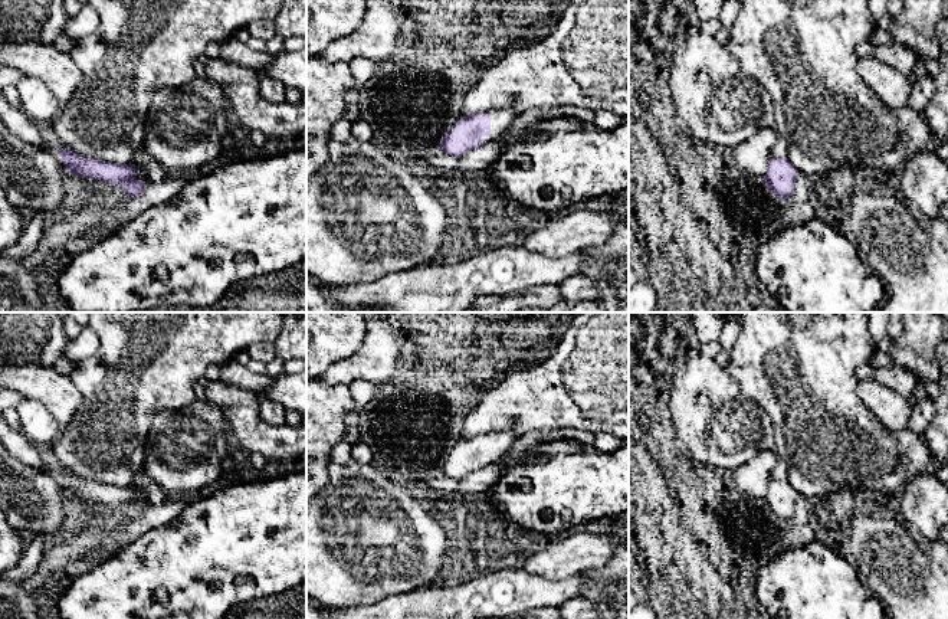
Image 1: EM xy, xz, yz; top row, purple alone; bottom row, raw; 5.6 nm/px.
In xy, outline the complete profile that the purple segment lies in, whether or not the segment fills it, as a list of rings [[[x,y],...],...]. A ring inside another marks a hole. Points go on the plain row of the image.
[[[59,472],[63,488],[68,495],[78,500],[95,501],[105,504],[111,508],[121,510],[128,521],[138,520],[144,510],[148,507],[142,502],[135,502],[134,495],[137,488],[134,487],[115,487],[108,484],[101,484],[96,481],[82,479],[70,472]]]

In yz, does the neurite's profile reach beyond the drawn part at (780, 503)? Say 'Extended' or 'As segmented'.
As segmented

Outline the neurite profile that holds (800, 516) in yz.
[[[798,495],[796,501],[796,511],[791,517],[790,524],[803,525],[808,523],[807,502],[803,495]]]

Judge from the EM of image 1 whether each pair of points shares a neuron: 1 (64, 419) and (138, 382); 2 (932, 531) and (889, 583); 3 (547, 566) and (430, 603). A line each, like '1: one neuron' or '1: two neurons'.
1: two neurons
2: two neurons
3: two neurons

